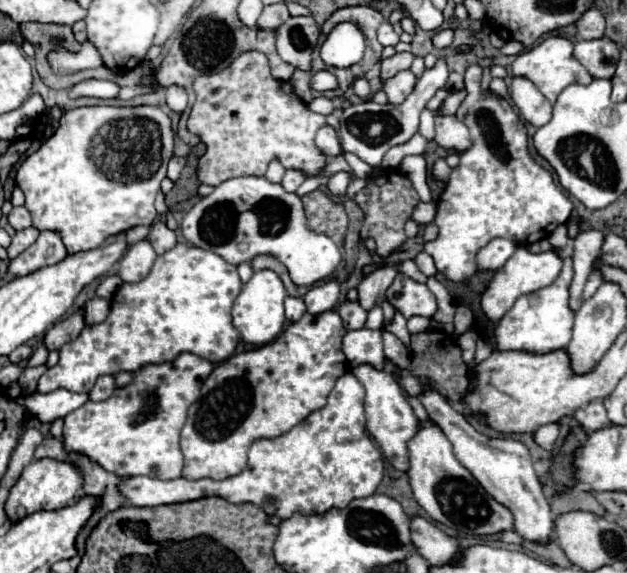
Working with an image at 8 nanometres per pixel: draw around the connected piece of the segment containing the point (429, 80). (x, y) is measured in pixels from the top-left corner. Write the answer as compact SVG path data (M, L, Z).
M438 58L438 62L432 68L426 68L420 76L414 92L402 102L400 106L394 104L376 104L376 102L360 102L354 106L348 106L340 116L340 136L342 136L342 148L346 152L356 154L360 160L364 160L370 166L380 166L384 154L398 144L408 142L418 132L418 118L420 112L426 108L428 100L436 94L438 88L446 86L448 82L448 64L444 58Z

